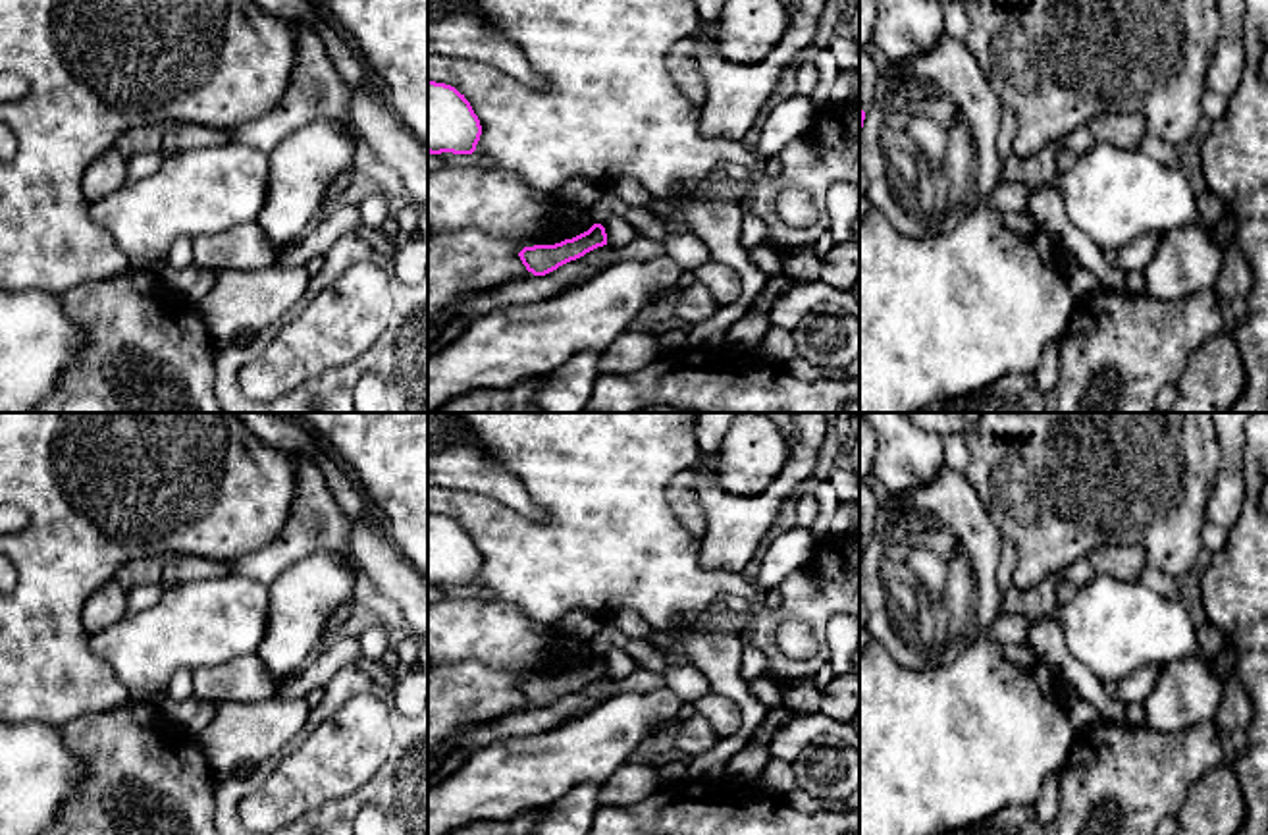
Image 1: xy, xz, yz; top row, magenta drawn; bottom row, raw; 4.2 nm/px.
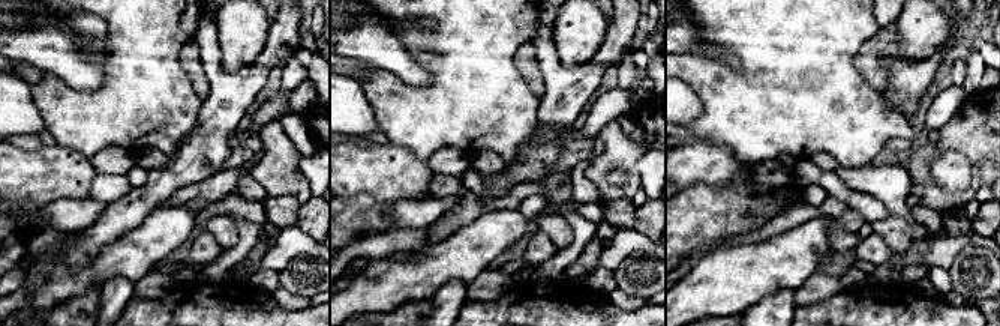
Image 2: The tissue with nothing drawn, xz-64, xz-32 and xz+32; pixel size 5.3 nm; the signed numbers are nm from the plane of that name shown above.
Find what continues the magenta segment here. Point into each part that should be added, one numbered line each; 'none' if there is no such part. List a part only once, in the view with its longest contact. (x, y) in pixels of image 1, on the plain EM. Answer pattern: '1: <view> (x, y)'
none

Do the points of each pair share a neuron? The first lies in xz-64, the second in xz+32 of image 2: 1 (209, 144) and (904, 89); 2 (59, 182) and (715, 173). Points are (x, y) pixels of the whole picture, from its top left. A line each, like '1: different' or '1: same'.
1: same
2: same

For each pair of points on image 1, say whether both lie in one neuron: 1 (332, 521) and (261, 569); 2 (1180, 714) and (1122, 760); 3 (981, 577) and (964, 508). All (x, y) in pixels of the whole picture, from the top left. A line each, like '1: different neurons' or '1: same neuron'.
1: same neuron
2: different neurons
3: same neuron

